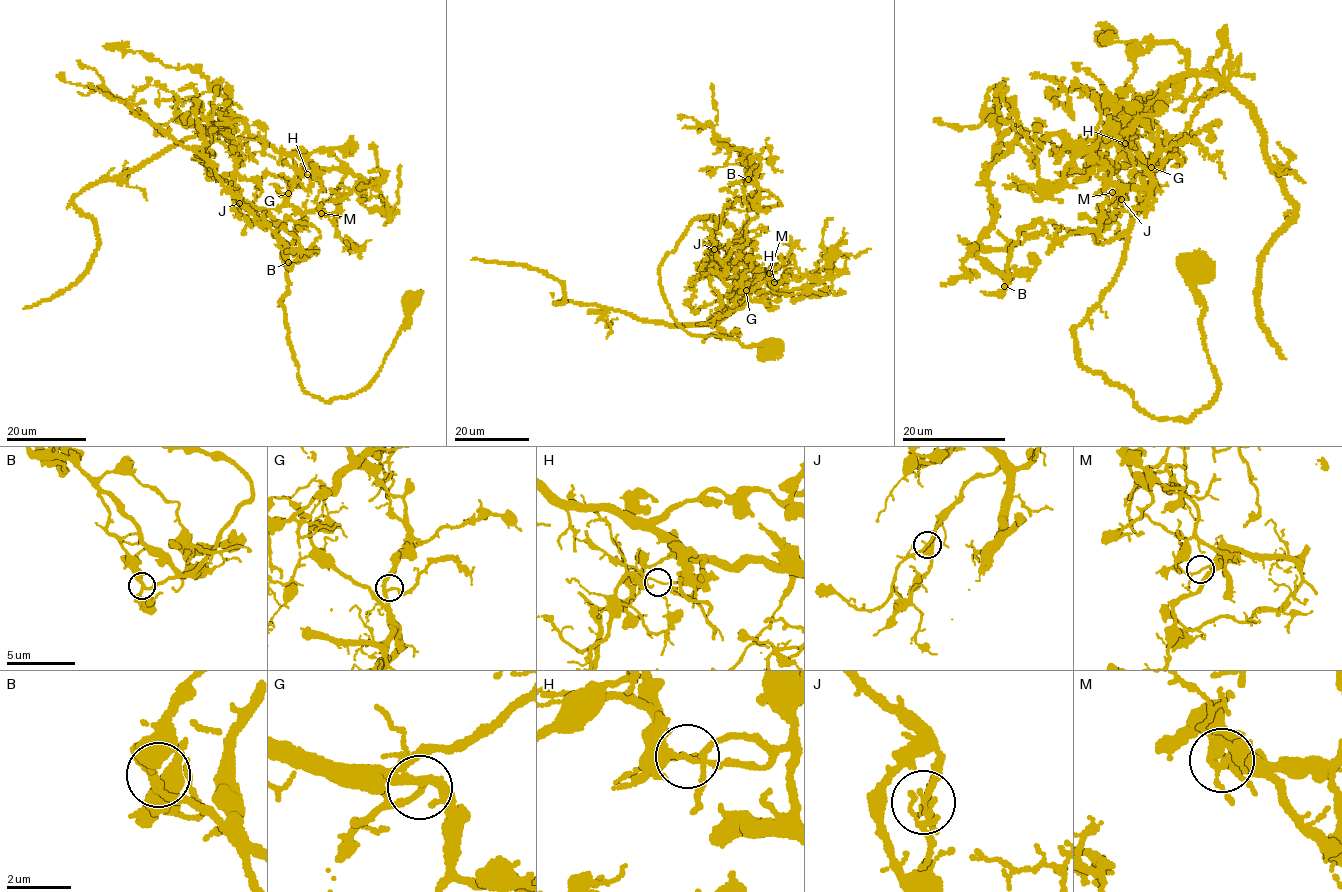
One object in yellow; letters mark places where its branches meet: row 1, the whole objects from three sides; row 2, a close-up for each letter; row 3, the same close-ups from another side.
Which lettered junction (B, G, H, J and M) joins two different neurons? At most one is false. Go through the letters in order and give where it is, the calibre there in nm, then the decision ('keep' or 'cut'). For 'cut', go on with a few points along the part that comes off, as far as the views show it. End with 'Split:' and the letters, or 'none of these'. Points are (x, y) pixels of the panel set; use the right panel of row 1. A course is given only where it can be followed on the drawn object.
B: (1004, 286) | 200 nm | keep
G: (1151, 167) | 240 nm | keep
H: (1125, 143) | 100 nm | cut | (1125, 143), (1175, 79), (1214, 77), (1254, 108), (1294, 204), (1262, 255), (1258, 300), (1285, 359)
J: (1121, 199) | 170 nm | keep
M: (1112, 192) | 160 nm | keep
Split: H

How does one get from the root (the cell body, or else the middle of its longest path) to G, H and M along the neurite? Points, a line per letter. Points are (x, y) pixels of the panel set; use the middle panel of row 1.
G: (769, 349), (684, 329), (663, 295), (660, 262), (705, 216), (725, 282), (746, 290)
H: (769, 349), (692, 335), (672, 316), (659, 265), (687, 225), (705, 216), (725, 282), (775, 282)
M: (769, 349), (692, 335), (672, 316), (659, 265), (687, 225), (705, 216), (725, 282), (753, 290), (768, 273)

